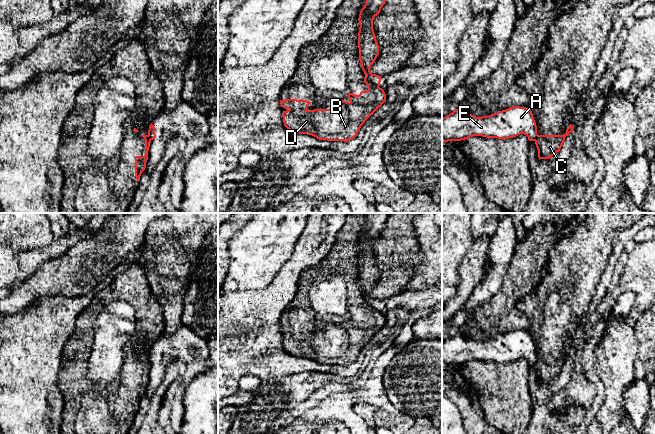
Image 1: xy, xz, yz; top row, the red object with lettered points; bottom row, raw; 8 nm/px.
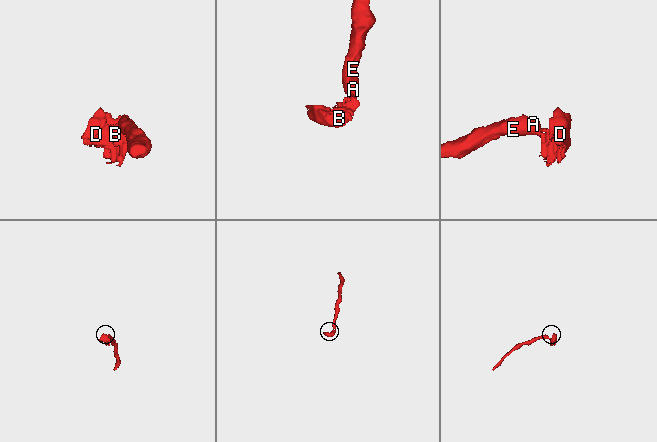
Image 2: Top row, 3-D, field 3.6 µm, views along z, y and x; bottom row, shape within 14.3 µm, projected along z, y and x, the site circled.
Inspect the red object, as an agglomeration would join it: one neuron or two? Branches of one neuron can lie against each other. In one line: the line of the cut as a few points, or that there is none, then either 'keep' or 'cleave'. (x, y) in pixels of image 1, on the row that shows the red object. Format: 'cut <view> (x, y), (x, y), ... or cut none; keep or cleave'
cut xz (365, 76), (378, 87); cleave

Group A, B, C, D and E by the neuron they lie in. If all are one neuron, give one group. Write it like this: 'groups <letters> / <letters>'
groups A E / B C D

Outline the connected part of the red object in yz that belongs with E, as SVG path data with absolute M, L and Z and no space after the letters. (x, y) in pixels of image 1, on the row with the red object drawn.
M513 106L489 116L476 117L455 109L442 118L442 143L473 136L508 139L524 134L535 141L537 126L530 108Z

